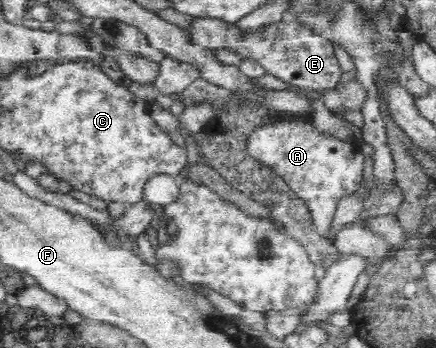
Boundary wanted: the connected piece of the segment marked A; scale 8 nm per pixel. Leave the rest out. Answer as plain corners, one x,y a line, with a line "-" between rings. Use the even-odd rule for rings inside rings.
307,119
270,124
267,130
253,132
249,136
248,152
275,171
309,208
314,230
324,241
331,238
331,224
338,202
356,192
361,186
364,172
364,156
360,150
336,138
321,136

